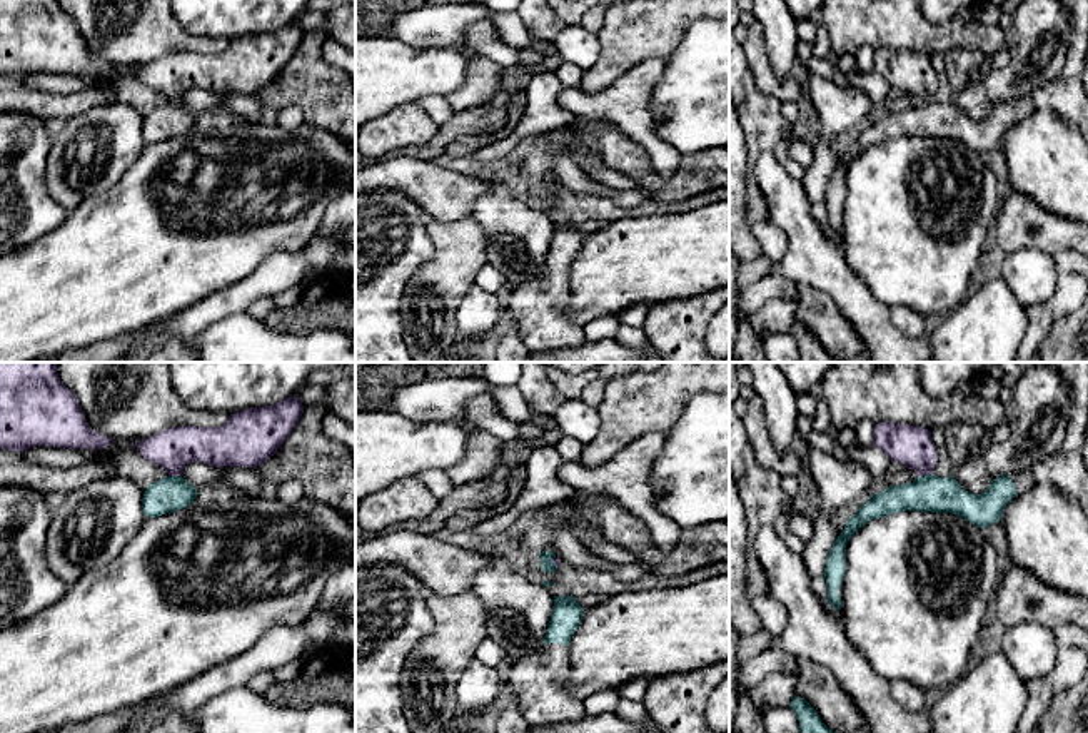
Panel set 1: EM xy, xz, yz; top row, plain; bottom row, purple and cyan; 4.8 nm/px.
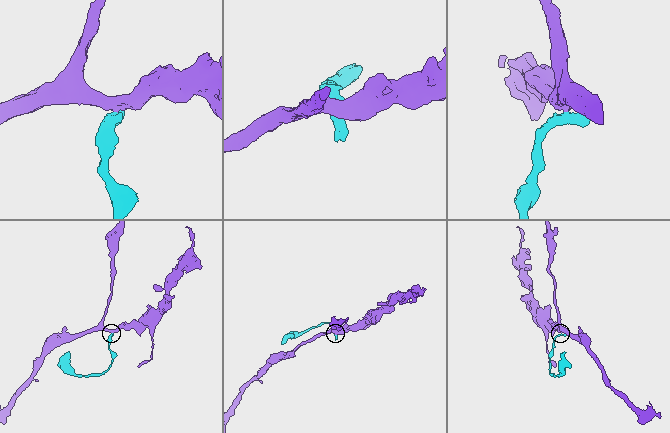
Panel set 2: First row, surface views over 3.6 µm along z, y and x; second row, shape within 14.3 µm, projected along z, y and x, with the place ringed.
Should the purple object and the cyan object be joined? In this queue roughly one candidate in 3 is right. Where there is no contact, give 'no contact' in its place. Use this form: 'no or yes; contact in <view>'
no; contact in yz

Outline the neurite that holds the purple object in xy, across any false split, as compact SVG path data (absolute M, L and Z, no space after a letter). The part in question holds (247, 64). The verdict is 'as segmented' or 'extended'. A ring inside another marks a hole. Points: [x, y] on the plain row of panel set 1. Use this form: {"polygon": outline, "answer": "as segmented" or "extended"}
{"polygon": "M294 20L274 32L230 40L219 53L175 52L133 70L169 102L180 102L190 88L257 94L284 70L302 38L304 32Z", "answer": "as segmented"}

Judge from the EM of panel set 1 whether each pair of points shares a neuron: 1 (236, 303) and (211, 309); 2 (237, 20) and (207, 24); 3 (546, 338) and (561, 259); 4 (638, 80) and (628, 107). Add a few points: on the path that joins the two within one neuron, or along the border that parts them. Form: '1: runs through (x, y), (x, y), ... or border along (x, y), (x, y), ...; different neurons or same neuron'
1: runs through (229, 303), (217, 304); same neuron
2: runs through (231, 20), (214, 20); same neuron
3: runs through (546, 318), (546, 294), (554, 279); same neuron
4: runs through (634, 87), (628, 101); same neuron

